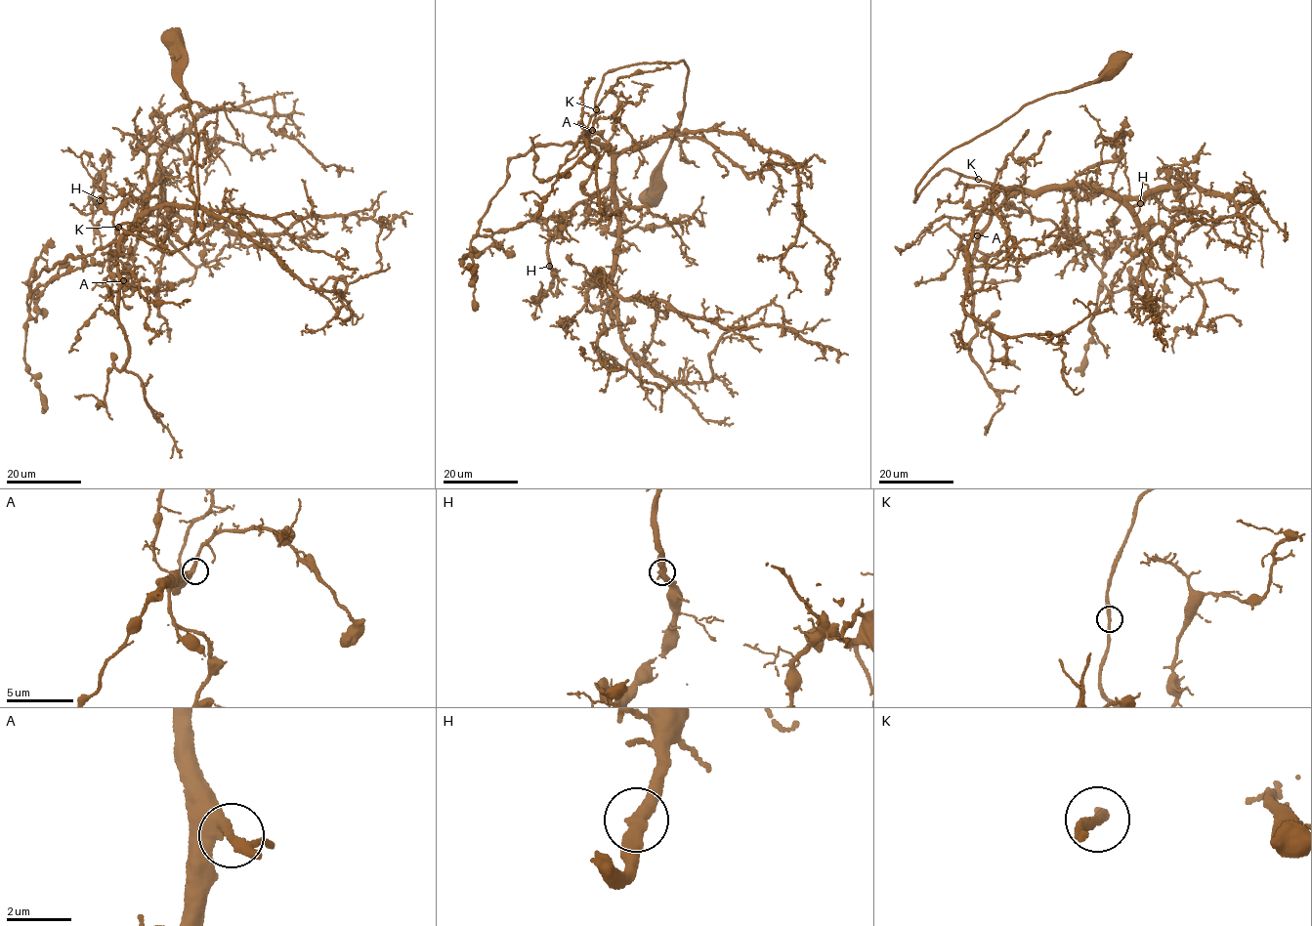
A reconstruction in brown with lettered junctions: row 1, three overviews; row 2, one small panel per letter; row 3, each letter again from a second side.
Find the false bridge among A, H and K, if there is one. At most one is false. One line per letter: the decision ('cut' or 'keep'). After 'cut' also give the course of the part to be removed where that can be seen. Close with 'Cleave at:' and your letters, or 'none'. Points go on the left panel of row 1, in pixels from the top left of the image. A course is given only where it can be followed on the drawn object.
A: keep
H: keep
K: keep
Cleave at: none

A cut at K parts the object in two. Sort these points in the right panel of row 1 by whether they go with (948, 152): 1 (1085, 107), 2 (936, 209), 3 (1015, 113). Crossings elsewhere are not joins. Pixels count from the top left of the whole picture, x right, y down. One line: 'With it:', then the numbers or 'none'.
With it: 3

